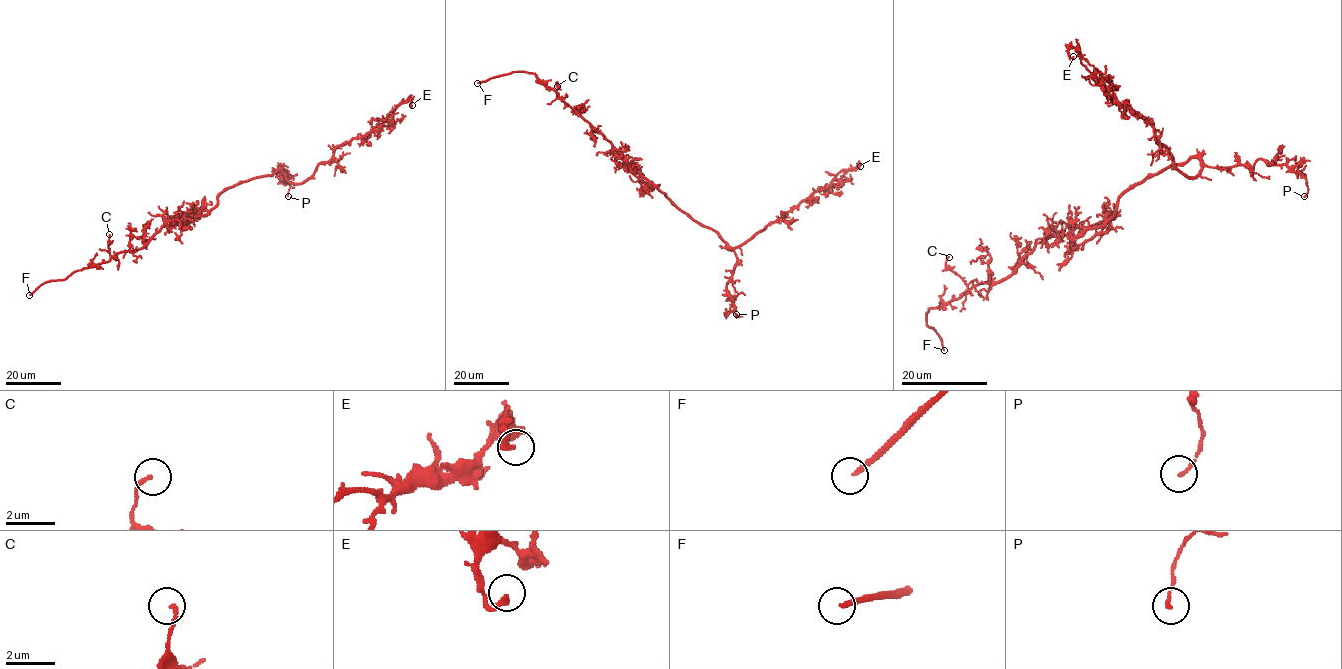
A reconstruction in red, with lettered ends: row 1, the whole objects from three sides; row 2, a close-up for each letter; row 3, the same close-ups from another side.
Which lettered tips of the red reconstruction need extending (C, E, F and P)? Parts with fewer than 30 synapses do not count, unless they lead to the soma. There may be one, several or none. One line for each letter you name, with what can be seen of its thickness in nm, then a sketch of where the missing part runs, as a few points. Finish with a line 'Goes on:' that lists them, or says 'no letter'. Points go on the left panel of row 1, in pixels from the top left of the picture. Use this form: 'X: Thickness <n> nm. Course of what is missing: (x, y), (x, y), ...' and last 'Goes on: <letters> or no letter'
F: Thickness 200 nm
Goes on: F

